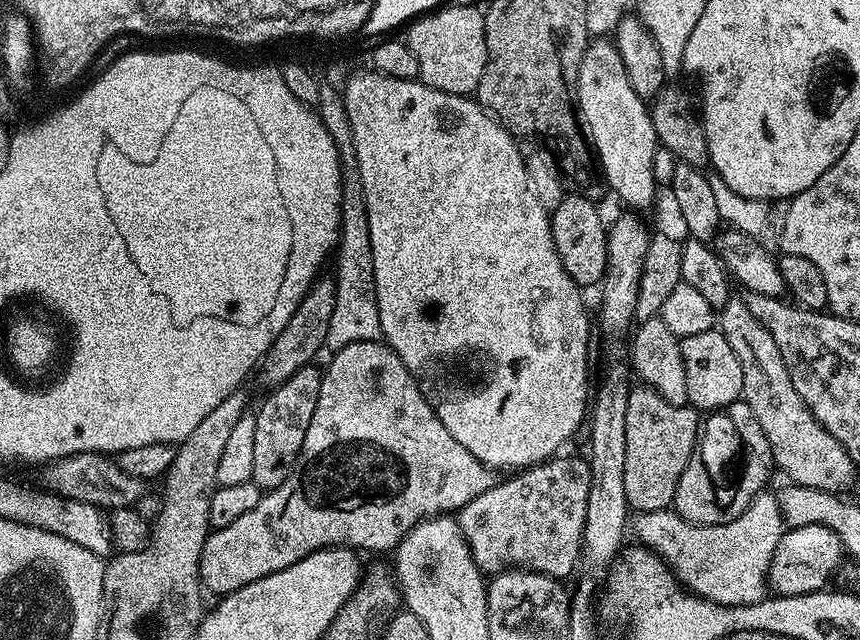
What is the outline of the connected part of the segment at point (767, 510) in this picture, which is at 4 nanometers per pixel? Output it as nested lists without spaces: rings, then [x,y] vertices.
[[[761,494],[753,500],[737,520],[728,524],[691,524],[683,520],[675,510],[657,508],[644,512],[640,517],[635,517],[634,528],[640,535],[639,543],[655,552],[669,568],[676,574],[676,579],[690,592],[703,600],[712,600],[715,604],[759,604],[766,596],[766,577],[768,566],[772,562],[772,555],[776,543],[786,531],[784,519],[777,504],[777,497],[770,494]]]

